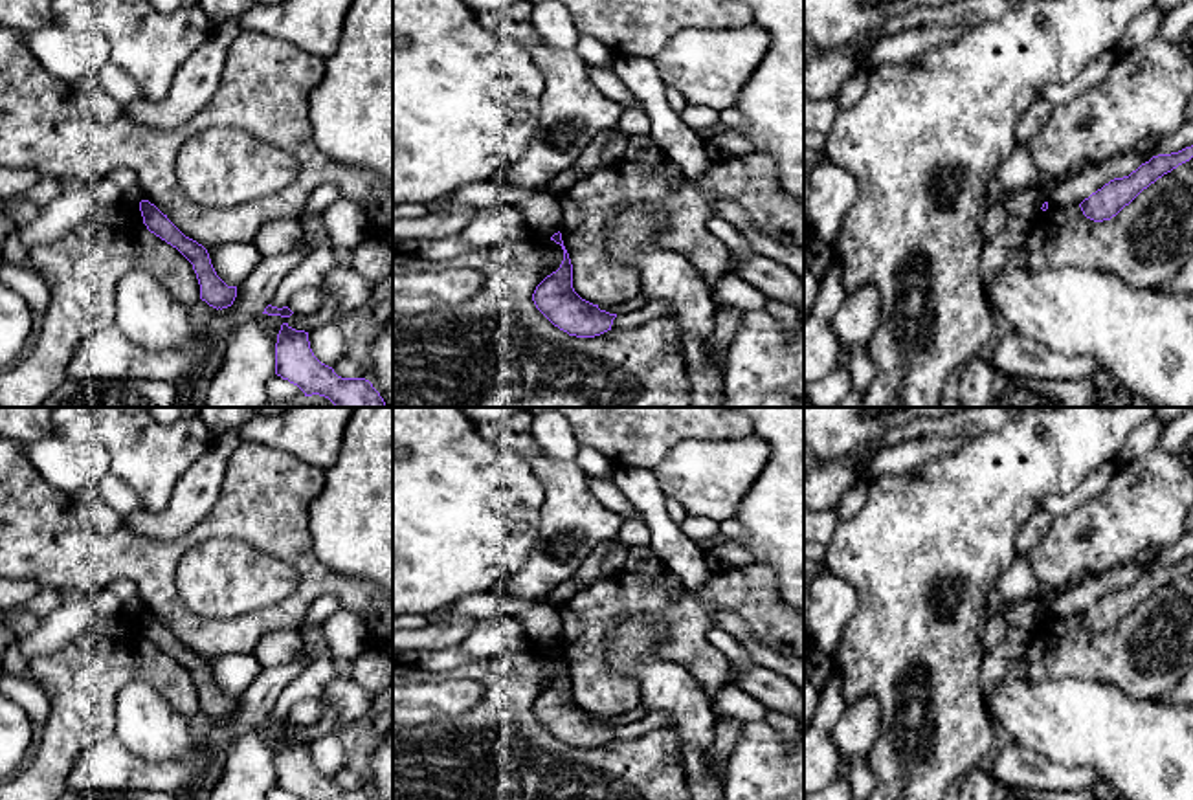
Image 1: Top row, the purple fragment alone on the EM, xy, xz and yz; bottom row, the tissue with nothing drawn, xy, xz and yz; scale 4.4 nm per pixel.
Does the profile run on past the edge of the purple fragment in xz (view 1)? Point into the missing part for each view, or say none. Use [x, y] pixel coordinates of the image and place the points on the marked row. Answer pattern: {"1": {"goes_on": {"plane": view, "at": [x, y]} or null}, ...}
{"1": {"goes_on": null}}

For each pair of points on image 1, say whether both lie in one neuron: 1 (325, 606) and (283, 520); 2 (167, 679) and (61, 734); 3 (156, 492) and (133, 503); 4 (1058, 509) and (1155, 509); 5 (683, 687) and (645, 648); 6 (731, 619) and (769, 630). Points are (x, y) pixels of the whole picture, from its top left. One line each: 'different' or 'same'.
1: different
2: same
3: different
4: different
5: same
6: different

